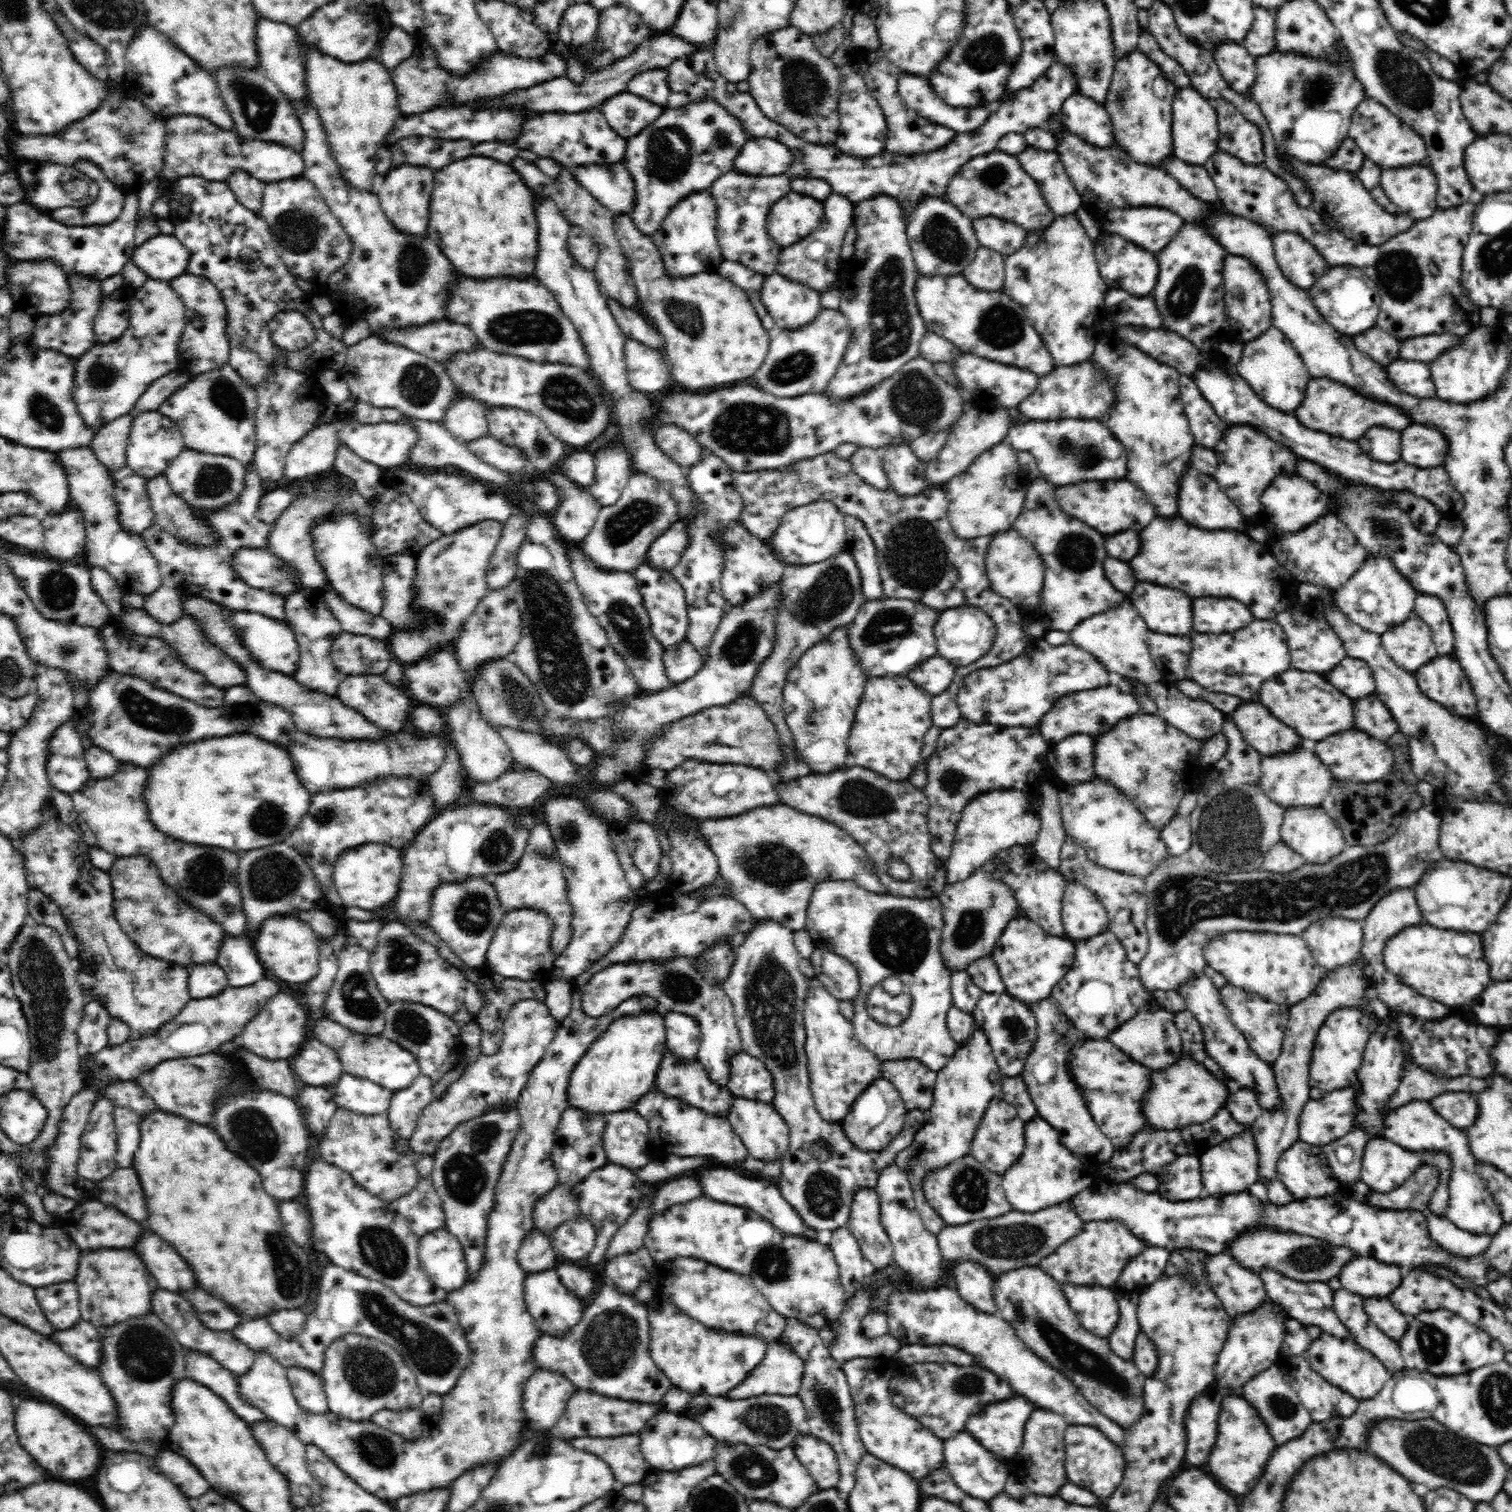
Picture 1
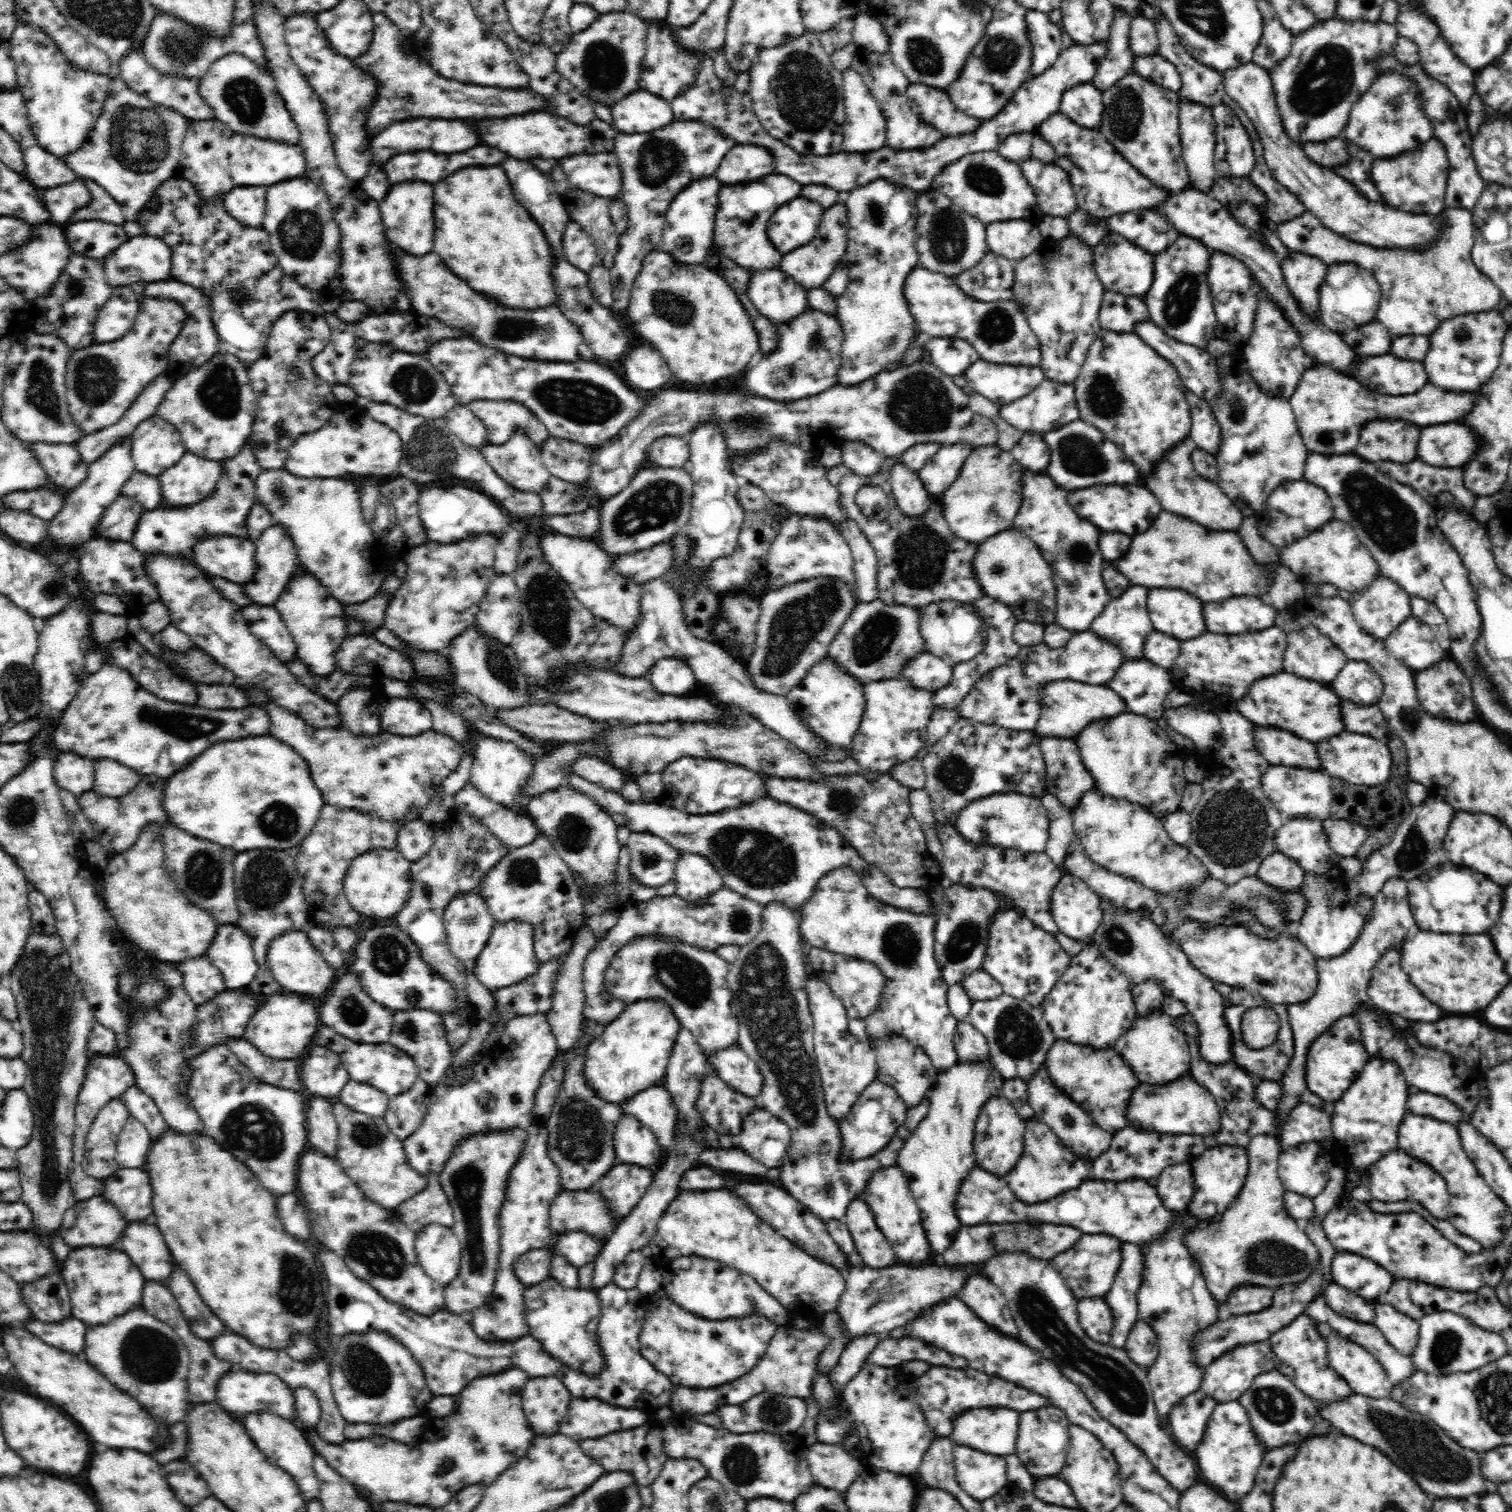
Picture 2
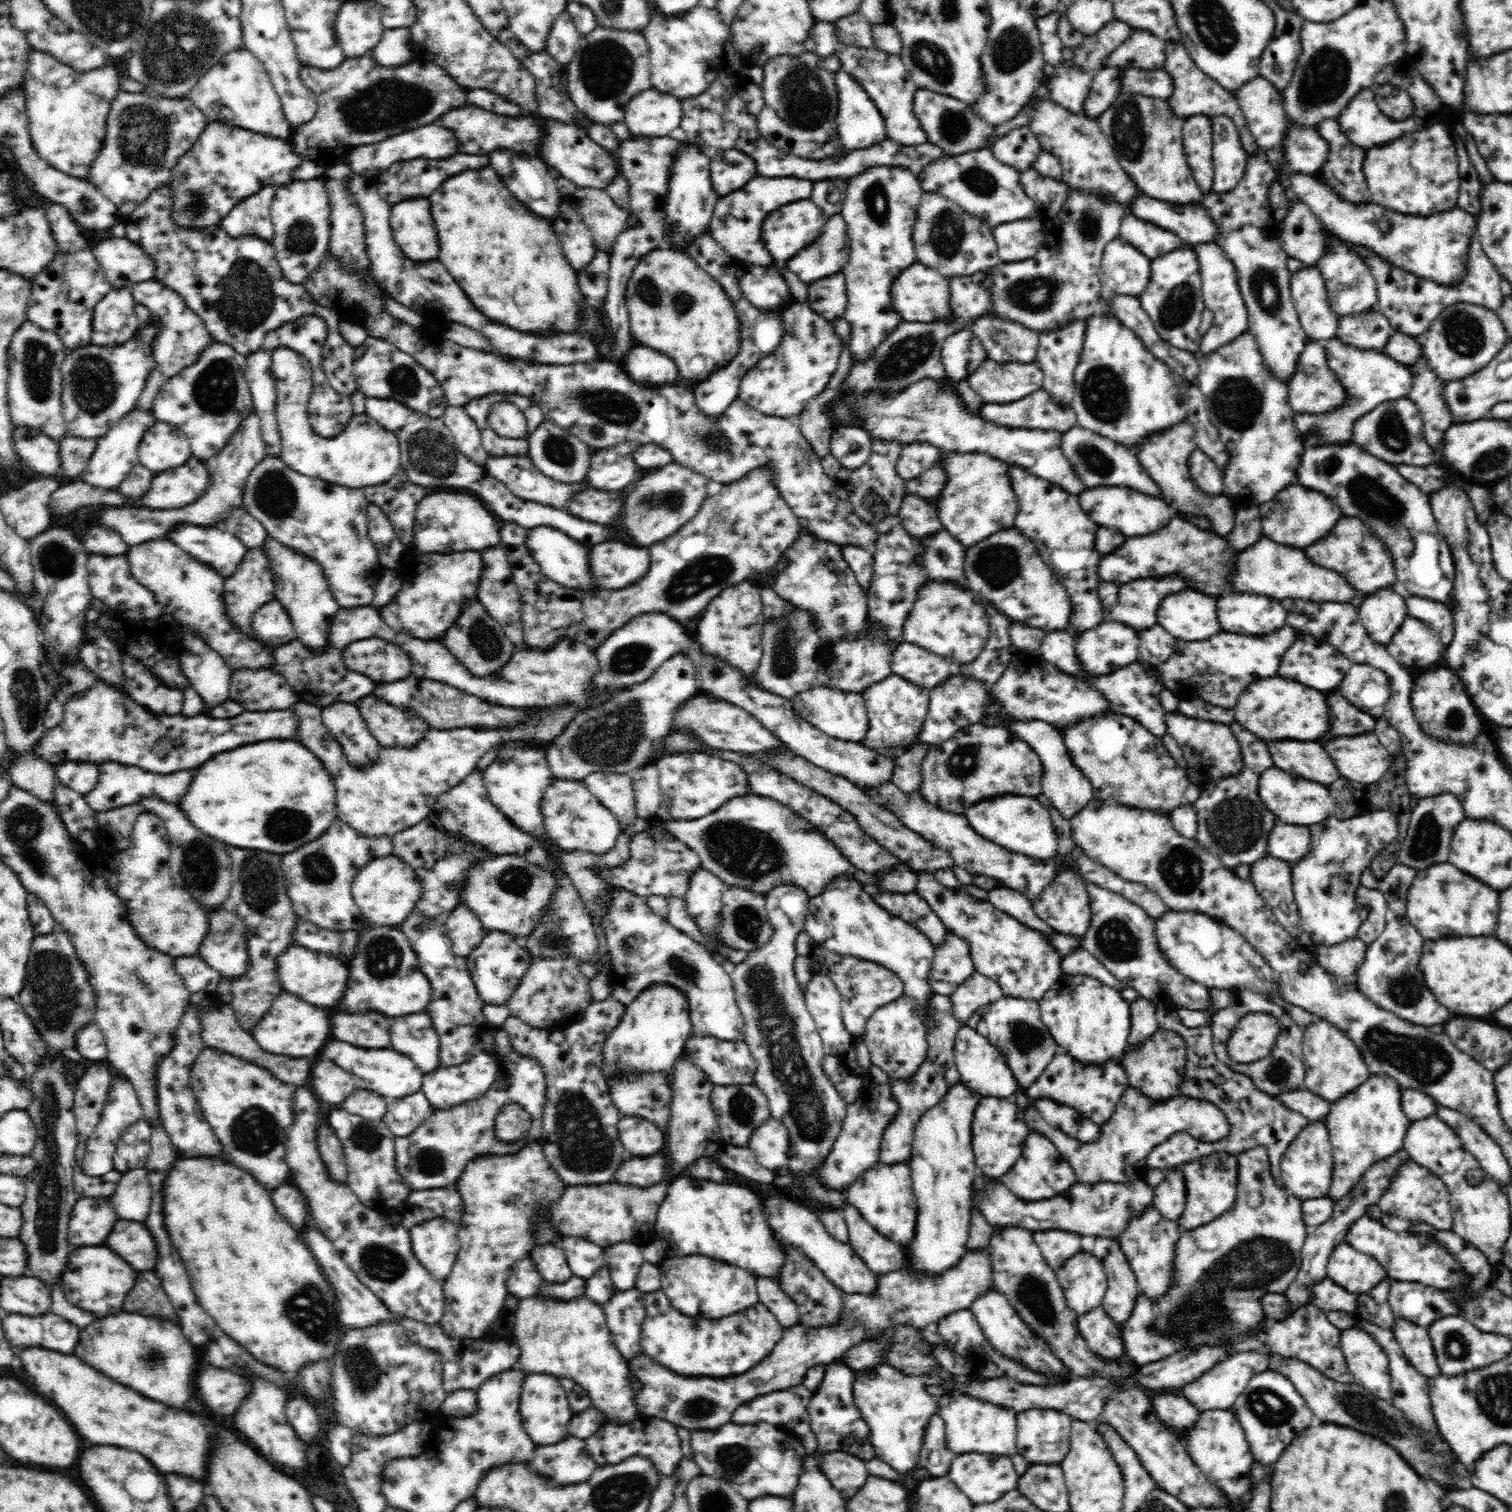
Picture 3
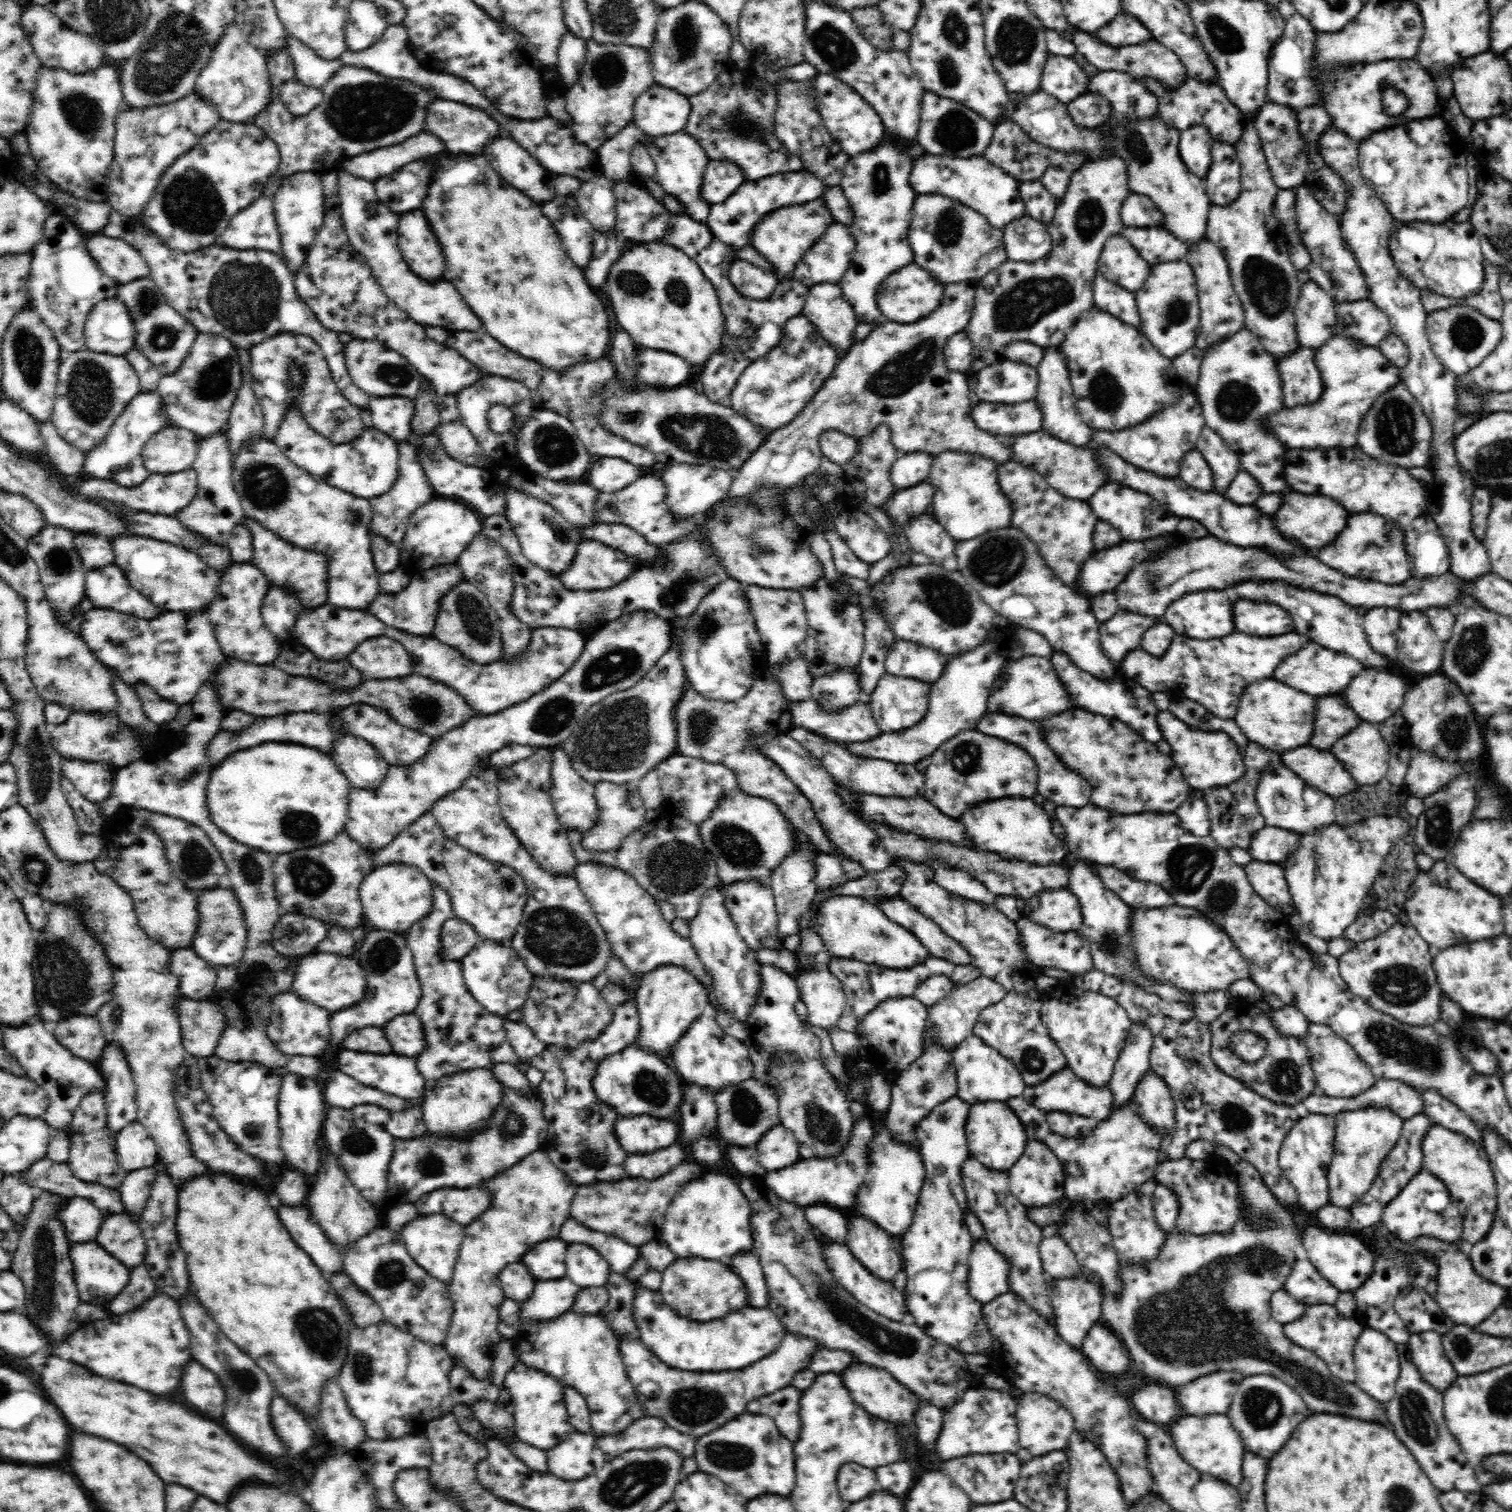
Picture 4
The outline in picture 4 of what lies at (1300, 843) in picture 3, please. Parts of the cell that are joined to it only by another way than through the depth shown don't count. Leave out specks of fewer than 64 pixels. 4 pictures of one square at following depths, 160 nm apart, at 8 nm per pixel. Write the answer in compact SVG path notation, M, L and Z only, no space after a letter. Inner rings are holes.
M1262 827L1246 848L1252 860L1282 864L1298 846L1300 835L1278 827Z

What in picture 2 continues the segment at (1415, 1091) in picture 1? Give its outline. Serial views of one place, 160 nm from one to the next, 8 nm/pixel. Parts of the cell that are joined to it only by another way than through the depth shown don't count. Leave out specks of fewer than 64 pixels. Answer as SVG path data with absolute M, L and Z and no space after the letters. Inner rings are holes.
M1401 876L1388 878L1384 886L1376 892L1373 915L1367 922L1360 937L1352 944L1345 953L1333 958L1321 958L1316 956L1315 962L1318 972L1318 985L1310 999L1287 1005L1288 1018L1295 1038L1294 1058L1290 1062L1290 1068L1279 1083L1285 1092L1277 1106L1277 1114L1286 1114L1288 1110L1300 1103L1302 1094L1308 1090L1305 1074L1305 1059L1308 1054L1310 1042L1320 1036L1324 1030L1328 1030L1336 1019L1352 1014L1354 1010L1364 1006L1371 1006L1370 998L1367 996L1370 983L1370 972L1376 962L1389 950L1389 946L1402 944L1407 932L1416 925L1410 905L1408 904L1409 890L1407 880ZM1258 1135L1252 1138L1244 1149L1248 1157L1248 1174L1236 1201L1221 1215L1192 1228L1183 1238L1184 1246L1188 1249L1190 1257L1198 1264L1206 1287L1210 1295L1218 1301L1218 1306L1222 1303L1228 1306L1229 1296L1237 1286L1264 1286L1276 1289L1282 1285L1300 1282L1310 1274L1310 1270L1314 1270L1318 1258L1321 1258L1318 1248L1304 1233L1302 1224L1292 1218L1284 1207L1283 1196L1286 1190L1278 1174L1278 1139L1274 1135Z

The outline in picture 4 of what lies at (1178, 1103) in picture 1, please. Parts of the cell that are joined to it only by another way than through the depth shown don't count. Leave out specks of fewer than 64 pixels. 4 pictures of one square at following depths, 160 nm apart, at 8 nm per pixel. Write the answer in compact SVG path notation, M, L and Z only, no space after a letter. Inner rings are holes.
M1020 1095L1008 1098L1008 1102L1004 1103L1022 1120L1028 1138L1040 1140L1058 1157L1064 1167L1064 1199L1072 1202L1074 1207L1087 1212L1106 1208L1110 1210L1111 1206L1134 1192L1140 1184L1153 1180L1154 1170L1161 1160L1164 1140L1160 1133L1154 1133L1154 1129L1134 1113L1130 1103L1099 1122L1092 1135L1070 1138L1055 1133L1046 1122L1047 1113L1028 1104L1026 1100Z

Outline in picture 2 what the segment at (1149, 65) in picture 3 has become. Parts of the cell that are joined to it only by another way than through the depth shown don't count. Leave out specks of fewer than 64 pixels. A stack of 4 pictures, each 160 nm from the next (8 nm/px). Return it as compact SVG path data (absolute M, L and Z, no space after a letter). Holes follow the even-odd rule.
M1134 17L1130 24L1128 40L1130 51L1137 56L1152 56L1159 54L1159 39L1156 26L1146 17Z

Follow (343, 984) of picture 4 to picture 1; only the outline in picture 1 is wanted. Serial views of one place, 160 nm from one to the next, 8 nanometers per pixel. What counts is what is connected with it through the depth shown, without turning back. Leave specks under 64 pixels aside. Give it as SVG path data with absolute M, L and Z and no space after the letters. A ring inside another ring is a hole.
M296 916L272 917L264 922L256 942L253 942L258 959L268 976L286 984L308 984L319 971L320 937Z

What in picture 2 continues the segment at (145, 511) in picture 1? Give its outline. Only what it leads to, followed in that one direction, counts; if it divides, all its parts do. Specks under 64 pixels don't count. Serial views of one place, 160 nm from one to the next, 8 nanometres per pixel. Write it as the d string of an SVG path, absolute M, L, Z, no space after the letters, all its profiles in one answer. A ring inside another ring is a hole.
M120 495L104 513L95 527L94 537L110 541L130 542L141 513L145 510L132 498Z

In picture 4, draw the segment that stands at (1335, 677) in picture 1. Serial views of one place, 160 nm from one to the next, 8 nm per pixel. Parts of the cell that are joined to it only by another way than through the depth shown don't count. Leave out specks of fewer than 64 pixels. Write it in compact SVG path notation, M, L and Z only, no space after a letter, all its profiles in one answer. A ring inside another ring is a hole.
M1365 668L1344 690L1344 698L1350 704L1350 708L1366 722L1378 723L1392 718L1396 713L1400 713L1400 707L1405 700L1405 694L1410 688L1411 682L1404 680L1406 676L1398 674L1388 674L1388 672L1378 672L1374 668Z

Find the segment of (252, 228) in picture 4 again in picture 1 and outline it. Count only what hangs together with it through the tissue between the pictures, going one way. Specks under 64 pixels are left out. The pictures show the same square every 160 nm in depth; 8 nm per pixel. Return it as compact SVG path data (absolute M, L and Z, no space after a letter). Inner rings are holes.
M234 171L227 180L236 201L246 209L258 214L261 209L263 190L267 183L254 178L244 171Z

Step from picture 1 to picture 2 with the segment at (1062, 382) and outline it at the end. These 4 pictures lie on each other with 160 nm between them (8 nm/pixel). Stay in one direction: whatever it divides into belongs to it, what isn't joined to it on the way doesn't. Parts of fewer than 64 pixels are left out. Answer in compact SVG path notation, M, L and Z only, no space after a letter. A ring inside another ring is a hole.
M1044 379L1044 382L1030 394L1000 406L999 415L1018 430L1043 433L1074 422L1079 418L1079 410L1072 384L1062 385L1050 379Z

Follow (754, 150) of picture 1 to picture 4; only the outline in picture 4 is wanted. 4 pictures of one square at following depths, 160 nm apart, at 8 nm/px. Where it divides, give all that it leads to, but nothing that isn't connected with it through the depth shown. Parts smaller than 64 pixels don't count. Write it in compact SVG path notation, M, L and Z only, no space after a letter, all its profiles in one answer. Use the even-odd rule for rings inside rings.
M710 161L700 186L700 197L712 206L724 202L744 184L742 169L728 161Z

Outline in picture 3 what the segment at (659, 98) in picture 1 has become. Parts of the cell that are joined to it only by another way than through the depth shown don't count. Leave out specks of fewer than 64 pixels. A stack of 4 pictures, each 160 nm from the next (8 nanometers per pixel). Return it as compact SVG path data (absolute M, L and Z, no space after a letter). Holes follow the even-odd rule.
M701 5L680 16L654 15L642 34L649 47L651 62L649 71L653 88L664 94L672 94L680 100L699 96L710 88L712 82L716 80L716 73L726 66L724 47L728 40L732 40L730 26L726 25L718 10Z

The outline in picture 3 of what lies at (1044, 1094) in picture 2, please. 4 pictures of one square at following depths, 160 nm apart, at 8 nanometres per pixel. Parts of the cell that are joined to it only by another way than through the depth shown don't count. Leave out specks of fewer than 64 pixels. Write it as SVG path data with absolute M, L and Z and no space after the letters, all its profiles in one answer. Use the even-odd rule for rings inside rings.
M1050 1099L1034 1101L1034 1106L1052 1128L1064 1131L1076 1140L1094 1142L1098 1138L1098 1134L1100 1134L1099 1124L1092 1122L1073 1108Z

